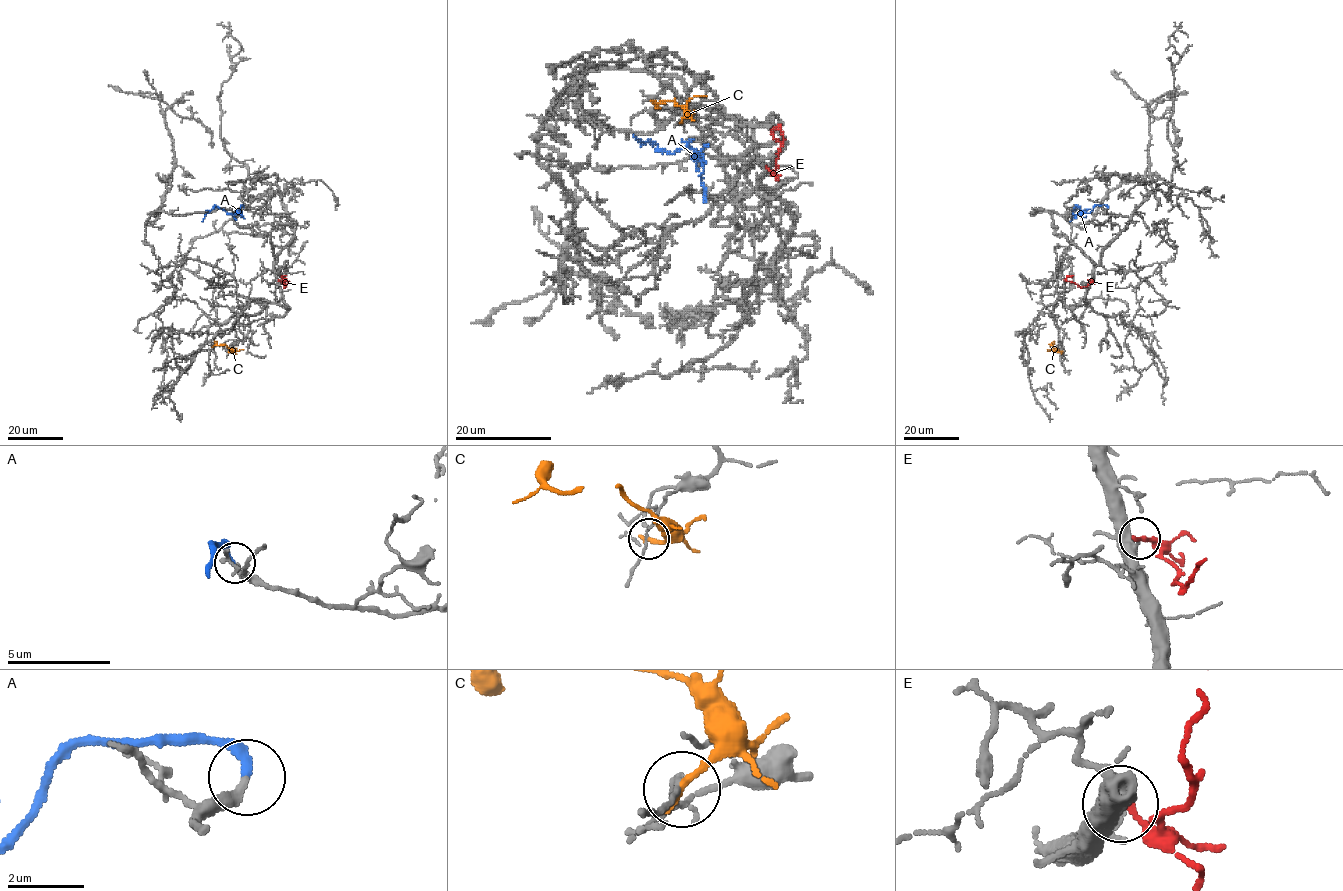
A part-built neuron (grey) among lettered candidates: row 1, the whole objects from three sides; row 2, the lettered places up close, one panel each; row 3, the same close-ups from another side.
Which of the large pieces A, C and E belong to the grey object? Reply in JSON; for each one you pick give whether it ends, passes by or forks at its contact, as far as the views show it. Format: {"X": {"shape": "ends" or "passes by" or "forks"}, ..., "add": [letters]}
{"A": {"shape": "ends"}, "add": ["A"]}

